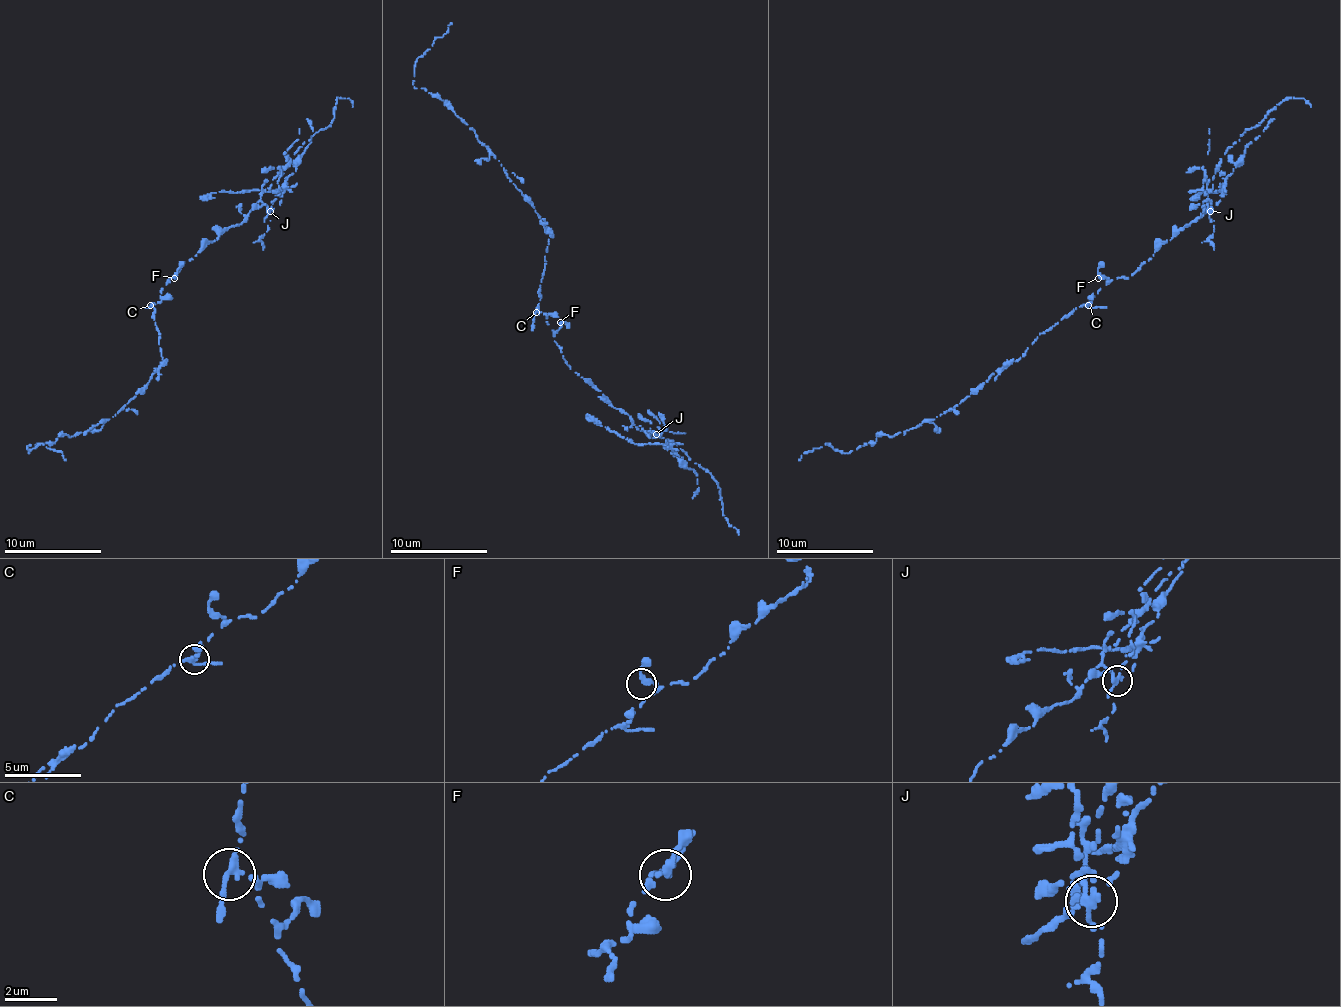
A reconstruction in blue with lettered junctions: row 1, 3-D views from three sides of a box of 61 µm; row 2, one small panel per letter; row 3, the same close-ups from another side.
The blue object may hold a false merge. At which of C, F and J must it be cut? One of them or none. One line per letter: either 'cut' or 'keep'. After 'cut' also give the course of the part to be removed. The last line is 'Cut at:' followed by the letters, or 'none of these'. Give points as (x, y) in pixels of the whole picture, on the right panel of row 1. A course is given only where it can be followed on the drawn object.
C: keep
F: keep
J: cut; foreign part runs (1209, 210), (1212, 200), (1217, 203), (1222, 186), (1234, 171), (1238, 157), (1275, 118)
Cut at: J

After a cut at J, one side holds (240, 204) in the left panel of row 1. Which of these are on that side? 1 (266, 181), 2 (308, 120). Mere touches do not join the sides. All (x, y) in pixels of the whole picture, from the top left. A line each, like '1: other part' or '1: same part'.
1: same part
2: other part

